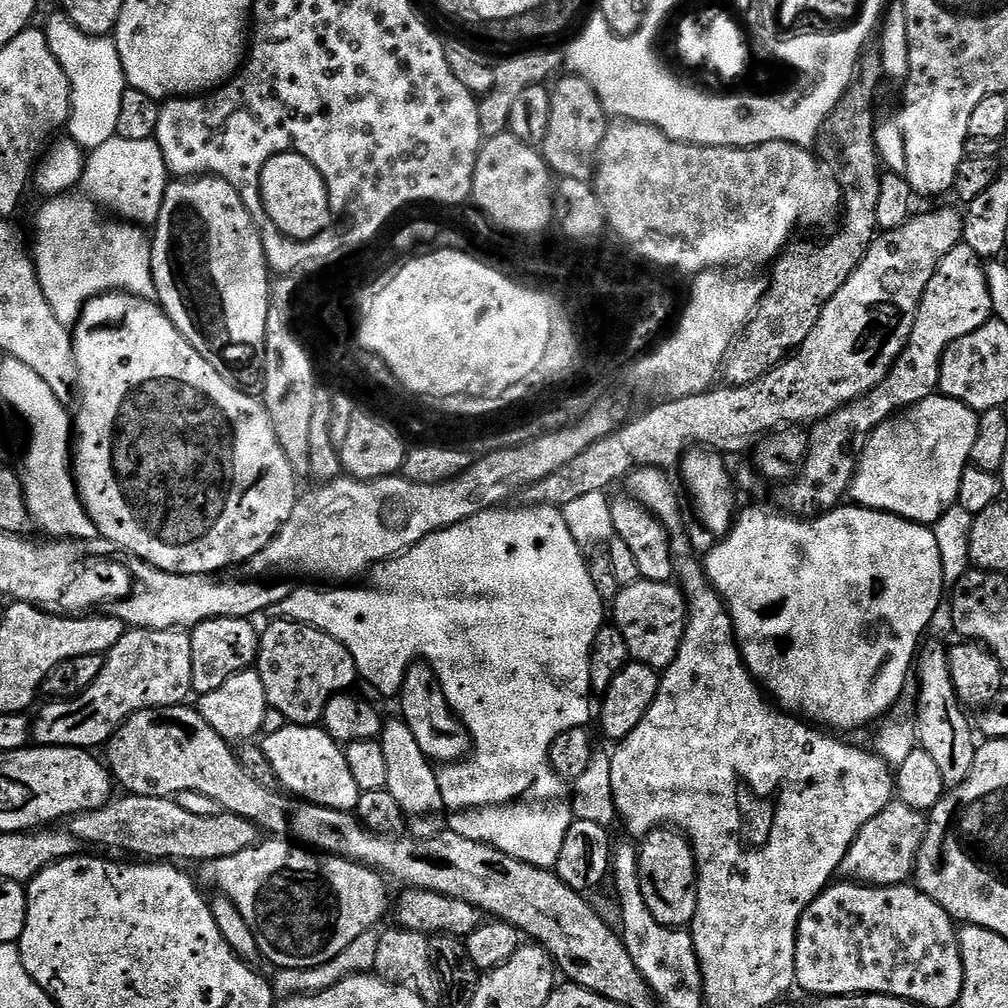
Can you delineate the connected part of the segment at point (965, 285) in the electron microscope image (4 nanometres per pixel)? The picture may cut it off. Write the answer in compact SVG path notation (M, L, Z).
M961 242L946 254L946 258L942 258L942 262L938 262L938 270L922 294L908 345L896 359L890 374L862 399L811 425L808 457L804 459L799 476L785 487L788 489L784 492L784 500L793 508L789 509L797 517L815 518L841 507L843 500L840 499L849 495L858 457L868 436L885 420L933 395L940 383L944 351L958 342L958 338L978 330L978 326L990 319L993 319L993 314L985 261Z

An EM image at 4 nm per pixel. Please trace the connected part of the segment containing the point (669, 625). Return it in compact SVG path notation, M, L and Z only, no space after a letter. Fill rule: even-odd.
M639 580L621 588L611 601L610 616L614 627L626 638L629 657L635 663L645 664L657 670L668 668L678 658L684 631L688 625L688 602L675 583Z

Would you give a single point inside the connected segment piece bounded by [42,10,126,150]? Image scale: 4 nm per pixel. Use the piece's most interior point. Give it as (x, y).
(92, 65)

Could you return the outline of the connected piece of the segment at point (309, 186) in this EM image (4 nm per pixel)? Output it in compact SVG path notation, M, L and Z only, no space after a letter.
M296 148L274 154L261 169L257 189L260 192L260 209L266 214L270 226L285 238L298 242L310 241L324 232L331 223L328 176L315 164L315 160L298 154Z

